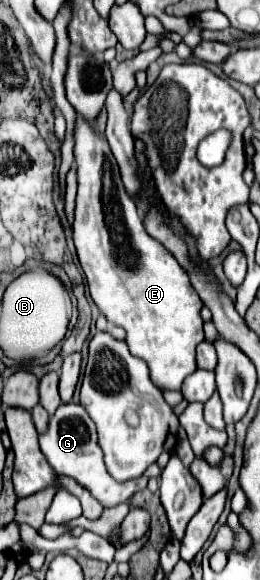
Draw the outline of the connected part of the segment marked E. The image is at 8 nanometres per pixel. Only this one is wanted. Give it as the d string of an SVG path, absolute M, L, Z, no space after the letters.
M77 118L75 128L75 164L79 190L73 222L73 240L89 284L91 298L111 324L121 326L127 332L125 342L129 344L133 356L147 362L153 384L159 390L181 392L183 380L197 370L195 348L203 340L203 320L199 314L203 302L175 256L159 240L147 234L143 218L139 216L131 194L123 186L119 166L107 146L107 140L81 118Z

